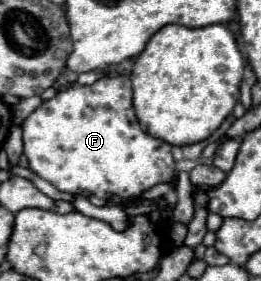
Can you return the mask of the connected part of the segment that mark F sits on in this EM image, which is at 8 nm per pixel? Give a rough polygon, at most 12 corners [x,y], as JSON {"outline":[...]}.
{"outline":[[127,75],[73,85],[21,125],[59,191],[131,199],[175,177]]}

